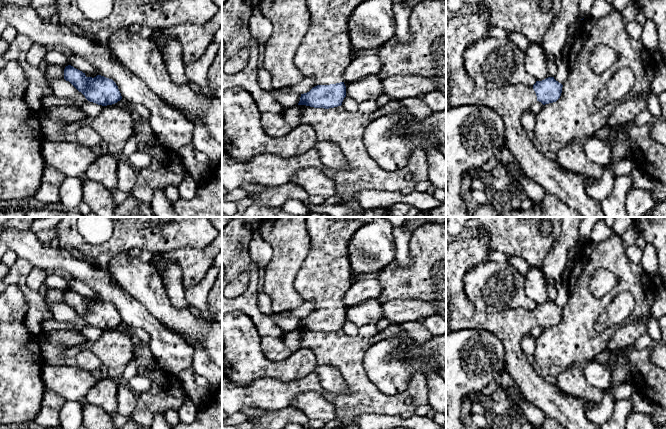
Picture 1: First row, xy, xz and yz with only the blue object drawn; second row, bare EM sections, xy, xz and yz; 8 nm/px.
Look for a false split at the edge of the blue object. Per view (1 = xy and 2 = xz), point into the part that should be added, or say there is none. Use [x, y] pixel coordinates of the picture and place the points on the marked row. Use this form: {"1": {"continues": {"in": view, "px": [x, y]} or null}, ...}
{"1": {"continues": null}, "2": {"continues": {"in": "xz", "px": [325, 52]}}}

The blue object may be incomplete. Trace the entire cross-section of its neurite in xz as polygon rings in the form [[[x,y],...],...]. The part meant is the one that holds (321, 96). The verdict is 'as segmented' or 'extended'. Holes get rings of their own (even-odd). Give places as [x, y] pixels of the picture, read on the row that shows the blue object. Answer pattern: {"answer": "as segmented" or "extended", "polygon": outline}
{"answer": "extended", "polygon": [[[307,0],[311,13],[310,28],[295,55],[295,64],[305,77],[313,76],[318,85],[301,94],[298,105],[314,108],[334,108],[342,105],[346,97],[343,75],[352,61],[352,46],[348,35],[348,22],[354,9],[365,0]]]}

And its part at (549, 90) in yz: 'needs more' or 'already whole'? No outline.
needs more

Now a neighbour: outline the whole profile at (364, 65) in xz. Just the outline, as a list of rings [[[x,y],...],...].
[[[378,54],[359,56],[348,65],[343,82],[352,82],[370,74],[377,74],[380,70],[381,62]]]

